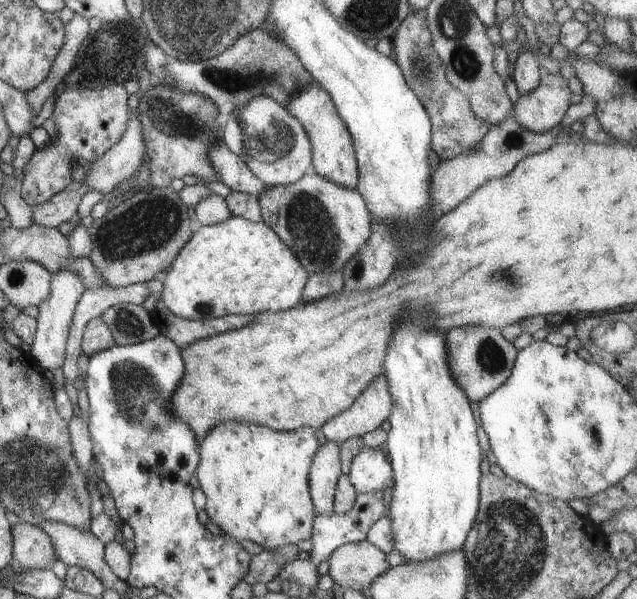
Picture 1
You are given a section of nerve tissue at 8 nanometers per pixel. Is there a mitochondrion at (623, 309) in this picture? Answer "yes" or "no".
no

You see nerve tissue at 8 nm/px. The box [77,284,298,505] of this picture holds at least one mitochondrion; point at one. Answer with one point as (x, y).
(135, 389)

